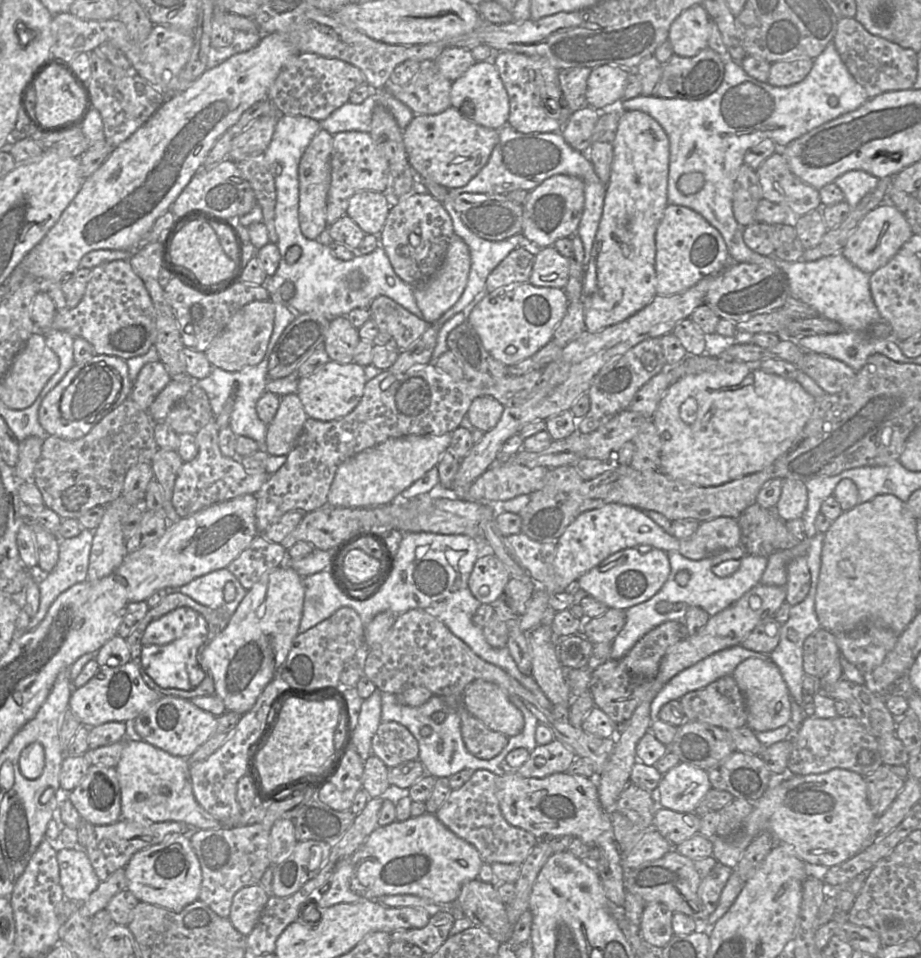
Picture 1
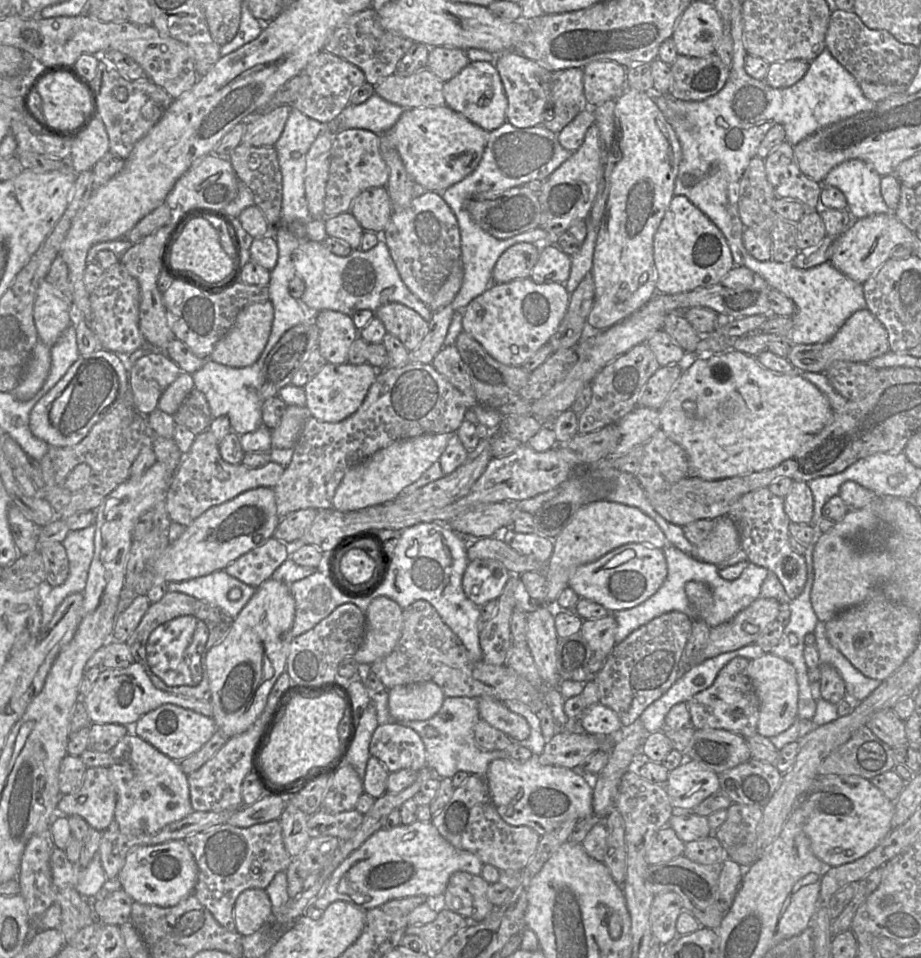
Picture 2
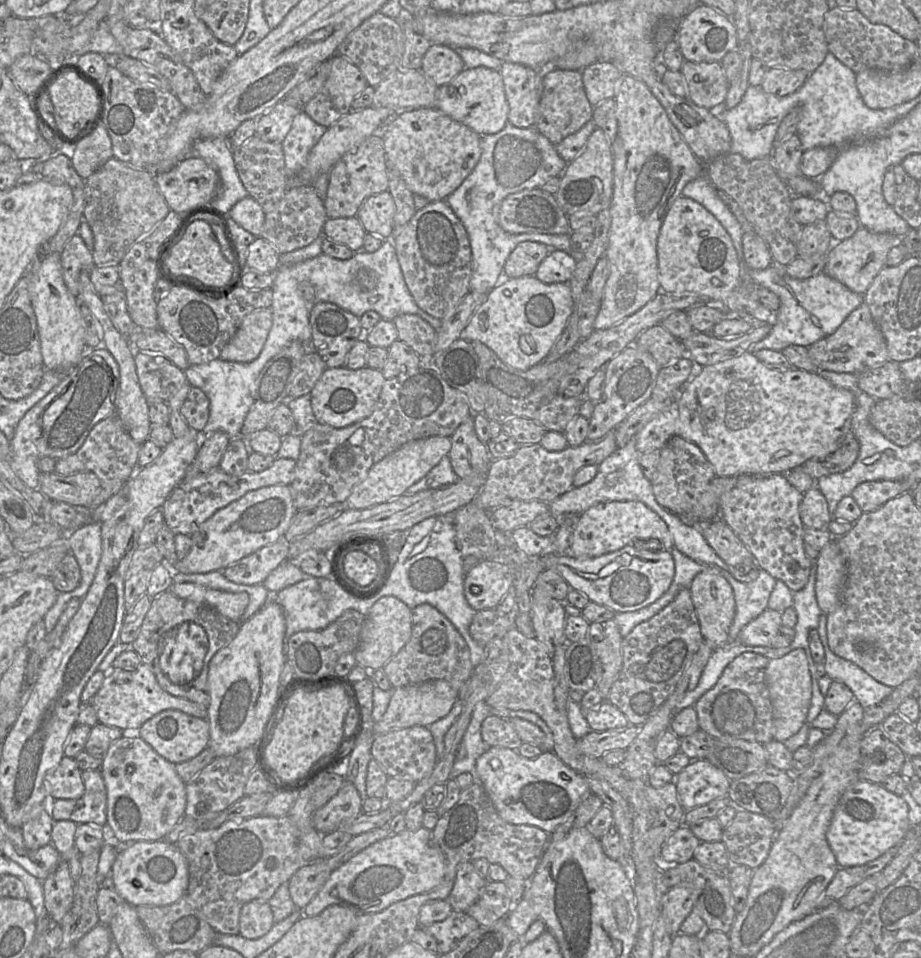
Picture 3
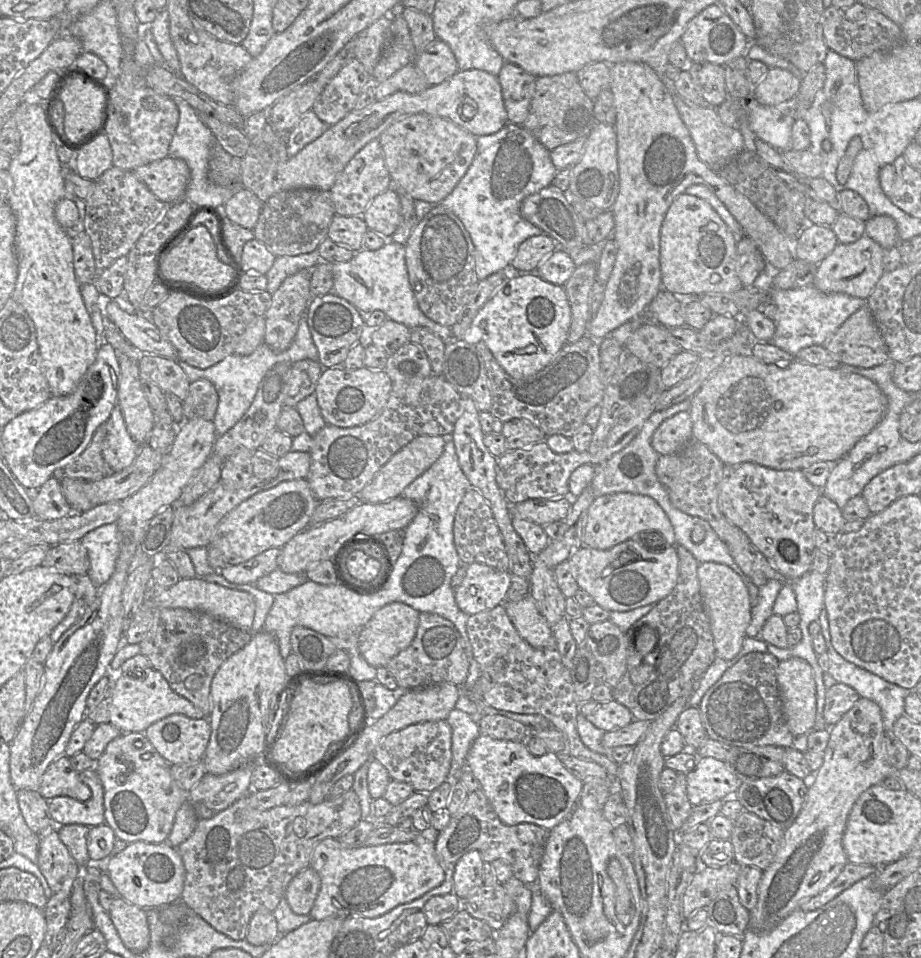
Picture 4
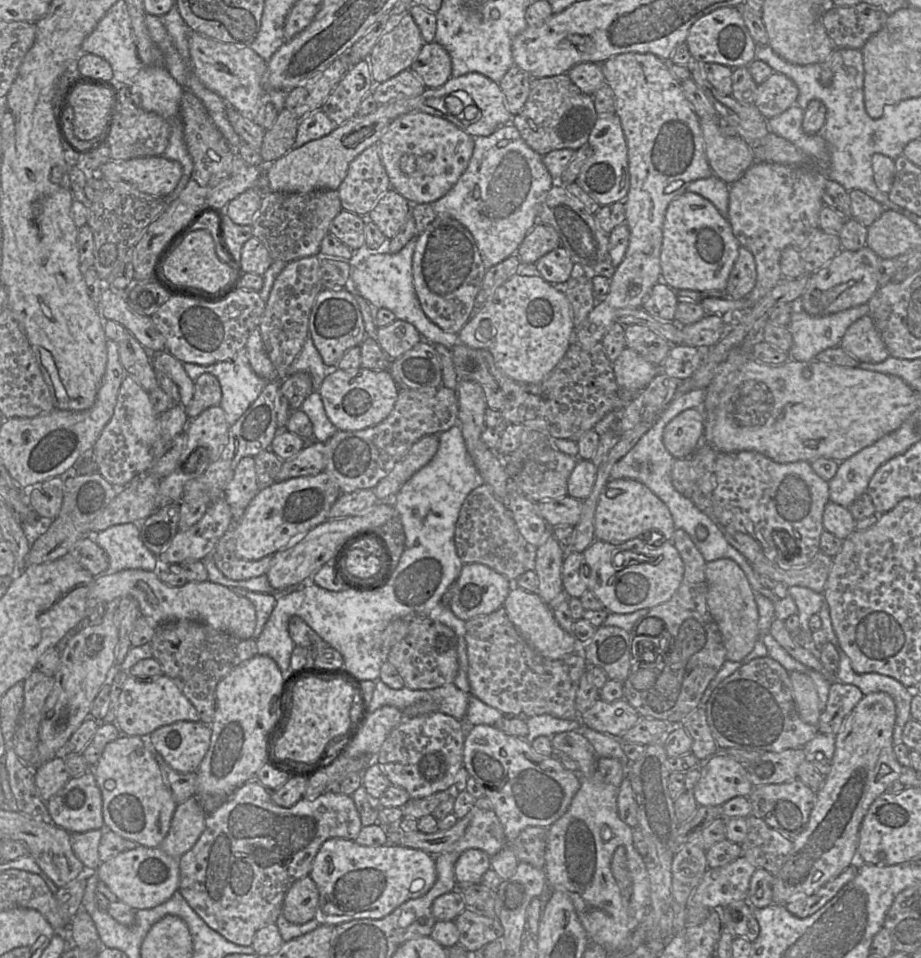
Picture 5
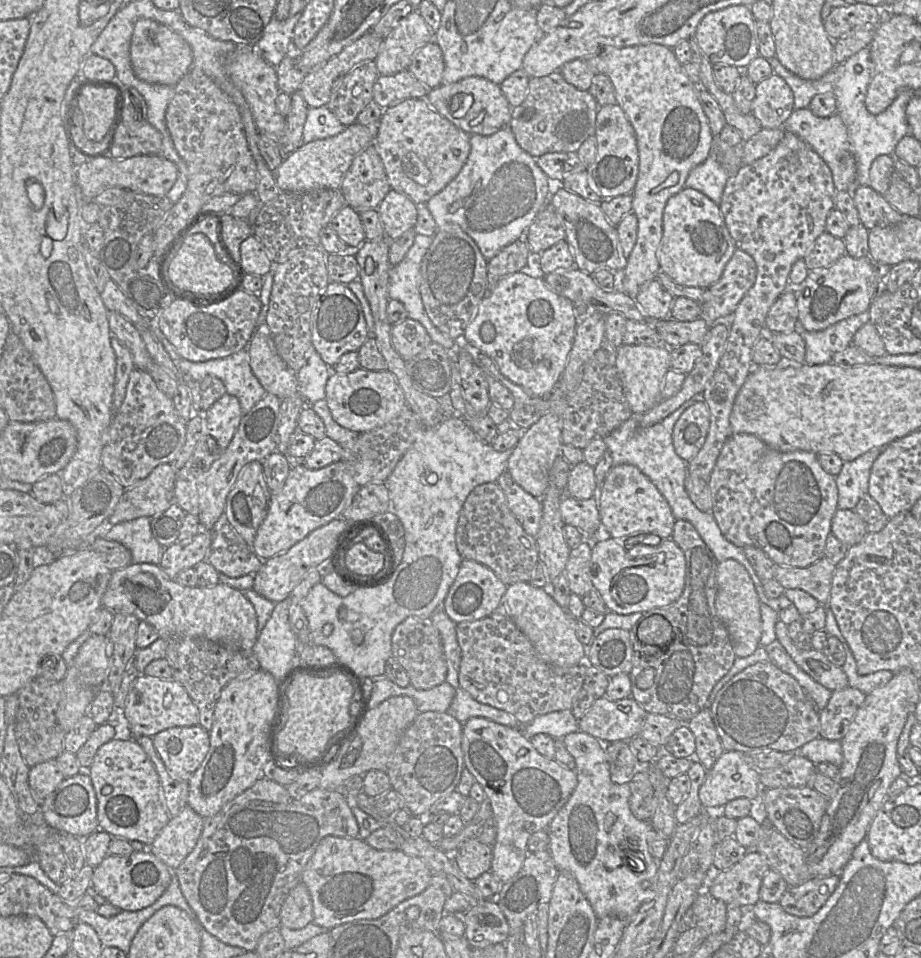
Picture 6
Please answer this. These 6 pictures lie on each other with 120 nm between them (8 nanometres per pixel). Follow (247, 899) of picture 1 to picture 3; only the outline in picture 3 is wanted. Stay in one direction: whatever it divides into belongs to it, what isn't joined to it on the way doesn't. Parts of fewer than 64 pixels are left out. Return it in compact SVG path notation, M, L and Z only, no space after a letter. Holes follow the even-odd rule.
M250 901L240 910L239 935L246 939L258 939L267 934L274 923L273 914L267 902Z

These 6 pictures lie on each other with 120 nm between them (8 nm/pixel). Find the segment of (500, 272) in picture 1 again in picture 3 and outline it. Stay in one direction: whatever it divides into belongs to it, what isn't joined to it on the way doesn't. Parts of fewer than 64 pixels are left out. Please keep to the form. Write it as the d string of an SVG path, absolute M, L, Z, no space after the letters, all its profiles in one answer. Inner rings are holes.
M533 241L519 243L504 264L504 273L509 278L535 275L540 263L549 254L550 247Z

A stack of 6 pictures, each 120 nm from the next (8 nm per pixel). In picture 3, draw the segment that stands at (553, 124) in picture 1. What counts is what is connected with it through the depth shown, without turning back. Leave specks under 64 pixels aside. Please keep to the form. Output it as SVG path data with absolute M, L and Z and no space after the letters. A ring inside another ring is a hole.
M503 62L500 74L509 106L509 124L519 128L534 127L543 91L543 72L522 64Z

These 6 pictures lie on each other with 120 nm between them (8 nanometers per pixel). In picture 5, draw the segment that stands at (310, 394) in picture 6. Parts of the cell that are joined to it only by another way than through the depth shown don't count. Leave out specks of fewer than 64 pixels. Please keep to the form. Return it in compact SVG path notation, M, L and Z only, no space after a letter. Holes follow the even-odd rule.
M309 331L301 352L288 367L287 375L290 376L297 372L309 373L312 378L313 392L318 392L324 378L337 369L338 366L327 366L324 364Z

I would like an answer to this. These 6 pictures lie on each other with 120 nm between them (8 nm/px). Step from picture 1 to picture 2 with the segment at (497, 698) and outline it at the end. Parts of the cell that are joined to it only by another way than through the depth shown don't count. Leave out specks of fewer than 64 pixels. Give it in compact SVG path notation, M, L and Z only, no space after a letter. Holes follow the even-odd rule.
M478 698L480 718L492 727L504 732L513 741L525 740L530 735L530 725L519 714L510 711L503 702L490 698Z

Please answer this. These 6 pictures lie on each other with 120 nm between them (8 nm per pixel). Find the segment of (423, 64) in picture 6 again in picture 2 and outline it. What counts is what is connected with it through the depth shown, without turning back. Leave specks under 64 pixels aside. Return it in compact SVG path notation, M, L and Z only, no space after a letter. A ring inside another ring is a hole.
M435 46L430 48L427 68L443 82L447 82L469 63L470 60L464 49Z

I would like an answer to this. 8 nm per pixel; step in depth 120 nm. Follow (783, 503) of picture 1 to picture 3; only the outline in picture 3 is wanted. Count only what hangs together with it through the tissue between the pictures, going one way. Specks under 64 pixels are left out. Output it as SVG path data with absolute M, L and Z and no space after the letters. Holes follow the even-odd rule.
M815 485L804 493L799 512L804 526L814 529L827 529L833 519L826 498Z

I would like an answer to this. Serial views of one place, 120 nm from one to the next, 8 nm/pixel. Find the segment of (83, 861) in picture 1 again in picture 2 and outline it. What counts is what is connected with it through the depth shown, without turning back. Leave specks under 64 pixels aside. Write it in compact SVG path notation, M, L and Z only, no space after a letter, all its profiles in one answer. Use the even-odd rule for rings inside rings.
M55 846L50 867L55 888L74 888L83 898L93 899L106 881L98 851L87 867L71 863L64 850Z

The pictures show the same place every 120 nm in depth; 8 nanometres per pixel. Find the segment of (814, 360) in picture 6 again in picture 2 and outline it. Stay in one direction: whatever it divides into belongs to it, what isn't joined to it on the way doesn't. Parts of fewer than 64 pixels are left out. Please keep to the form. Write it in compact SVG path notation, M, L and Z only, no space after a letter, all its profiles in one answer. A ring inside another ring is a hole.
M737 235L736 242L739 248L735 257L737 264L747 265L753 273L763 278L770 288L791 299L796 311L791 316L793 328L786 336L778 334L740 336L733 340L731 345L733 350L756 356L771 342L789 342L791 345L825 343L834 337L853 313L867 308L862 284L842 274L829 261L810 269L799 269L792 263L775 262L771 259L759 261L744 248L742 235Z

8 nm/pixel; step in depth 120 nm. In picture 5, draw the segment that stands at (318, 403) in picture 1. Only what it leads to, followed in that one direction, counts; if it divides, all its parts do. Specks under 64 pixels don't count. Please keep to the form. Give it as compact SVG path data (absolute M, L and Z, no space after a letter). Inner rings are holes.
M358 368L328 374L319 389L325 412L330 421L342 431L356 431L375 426L392 411L399 386L388 369Z

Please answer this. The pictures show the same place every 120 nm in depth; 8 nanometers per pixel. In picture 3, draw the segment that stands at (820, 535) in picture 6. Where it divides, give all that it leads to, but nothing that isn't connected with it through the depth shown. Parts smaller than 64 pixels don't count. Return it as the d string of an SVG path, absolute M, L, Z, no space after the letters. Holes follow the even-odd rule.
M786 474L741 475L733 489L721 498L720 519L747 546L759 567L776 580L783 581L792 592L808 582L812 559L804 549L804 524L799 507L804 494L794 488Z

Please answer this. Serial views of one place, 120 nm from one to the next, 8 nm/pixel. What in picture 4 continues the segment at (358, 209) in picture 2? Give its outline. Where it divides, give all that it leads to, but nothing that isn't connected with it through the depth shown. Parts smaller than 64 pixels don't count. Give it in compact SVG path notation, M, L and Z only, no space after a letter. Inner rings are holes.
M390 187L370 202L362 217L368 229L389 240L399 225L400 213L399 193Z

